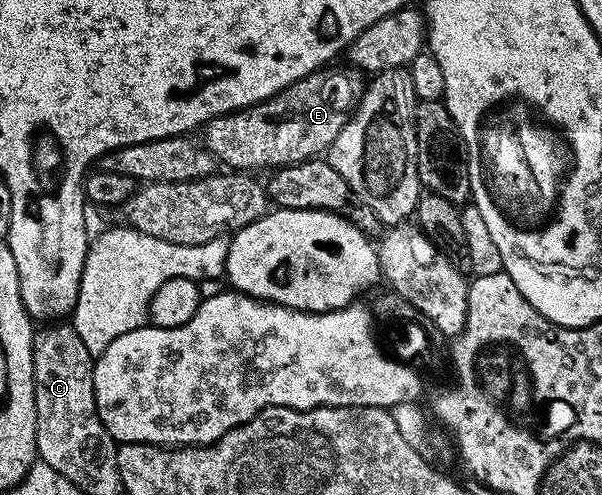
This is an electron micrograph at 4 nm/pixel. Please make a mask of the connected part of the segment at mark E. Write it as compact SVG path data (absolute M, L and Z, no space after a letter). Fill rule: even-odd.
M329 65L322 70L312 71L307 77L295 81L291 86L283 88L279 93L264 99L262 103L256 103L253 107L244 107L242 111L232 111L215 117L203 128L205 148L217 158L218 164L234 172L246 173L256 172L256 167L289 167L293 163L324 156L335 137L339 137L339 129L347 125L350 115L355 110L355 101L360 100L363 90L360 74L353 73L355 75L349 76L343 68L335 66Z

